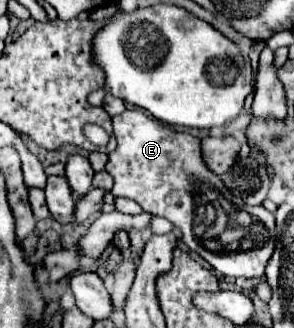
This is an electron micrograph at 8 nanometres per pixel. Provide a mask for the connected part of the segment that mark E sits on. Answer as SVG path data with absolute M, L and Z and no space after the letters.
M142 109L125 110L114 116L112 126L117 147L116 151L108 155L106 171L114 177L114 187L112 187L114 197L134 199L144 211L168 219L174 227L180 229L182 241L202 259L206 259L216 273L226 277L246 277L246 279L264 275L264 263L268 263L276 245L274 215L266 211L266 217L262 217L262 221L248 215L250 207L244 209L242 201L236 199L224 187L222 179L212 169L208 169L202 157L198 137L178 131L170 125L164 125Z

